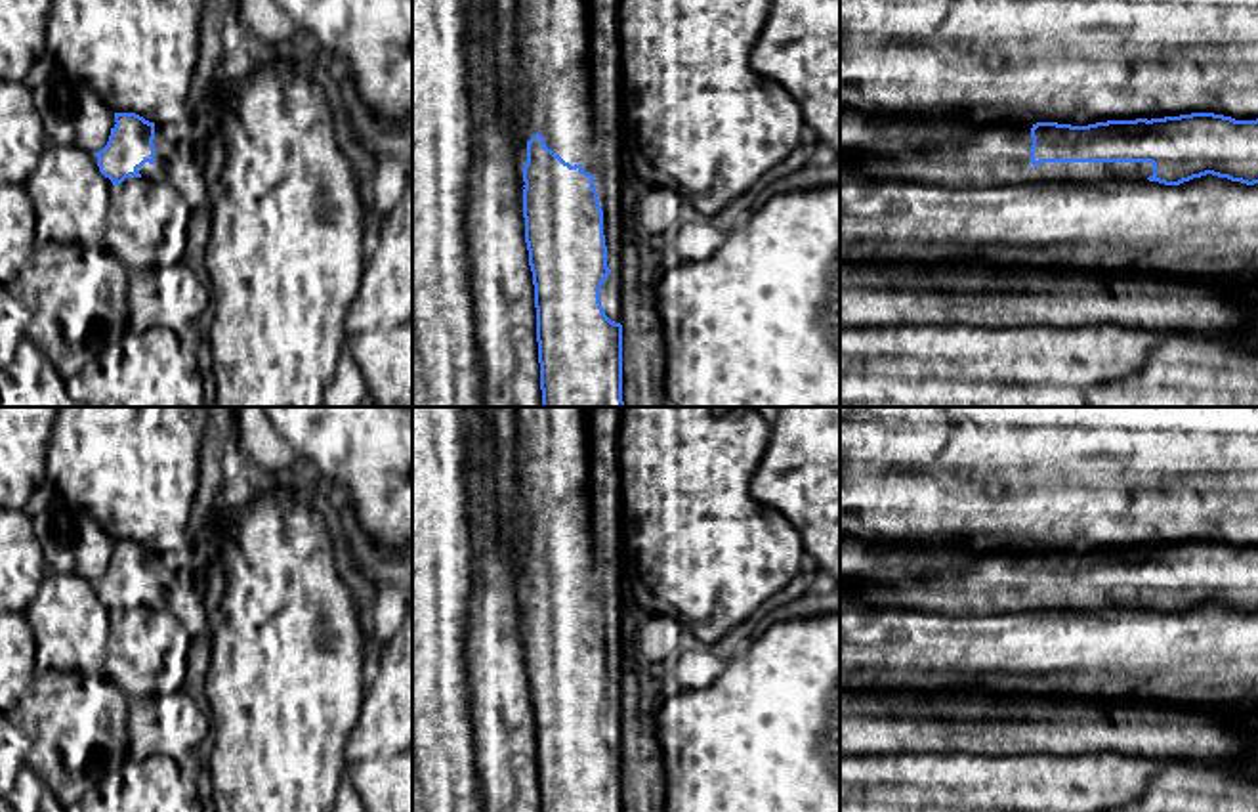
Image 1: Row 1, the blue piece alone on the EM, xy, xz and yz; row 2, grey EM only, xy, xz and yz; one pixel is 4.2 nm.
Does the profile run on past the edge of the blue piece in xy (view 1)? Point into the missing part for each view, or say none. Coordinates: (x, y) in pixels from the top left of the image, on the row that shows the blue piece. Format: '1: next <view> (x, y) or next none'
1: next none

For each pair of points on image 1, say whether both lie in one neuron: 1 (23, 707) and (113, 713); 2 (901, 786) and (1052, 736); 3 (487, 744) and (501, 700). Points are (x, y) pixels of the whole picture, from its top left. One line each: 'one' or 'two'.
1: one
2: two
3: one

